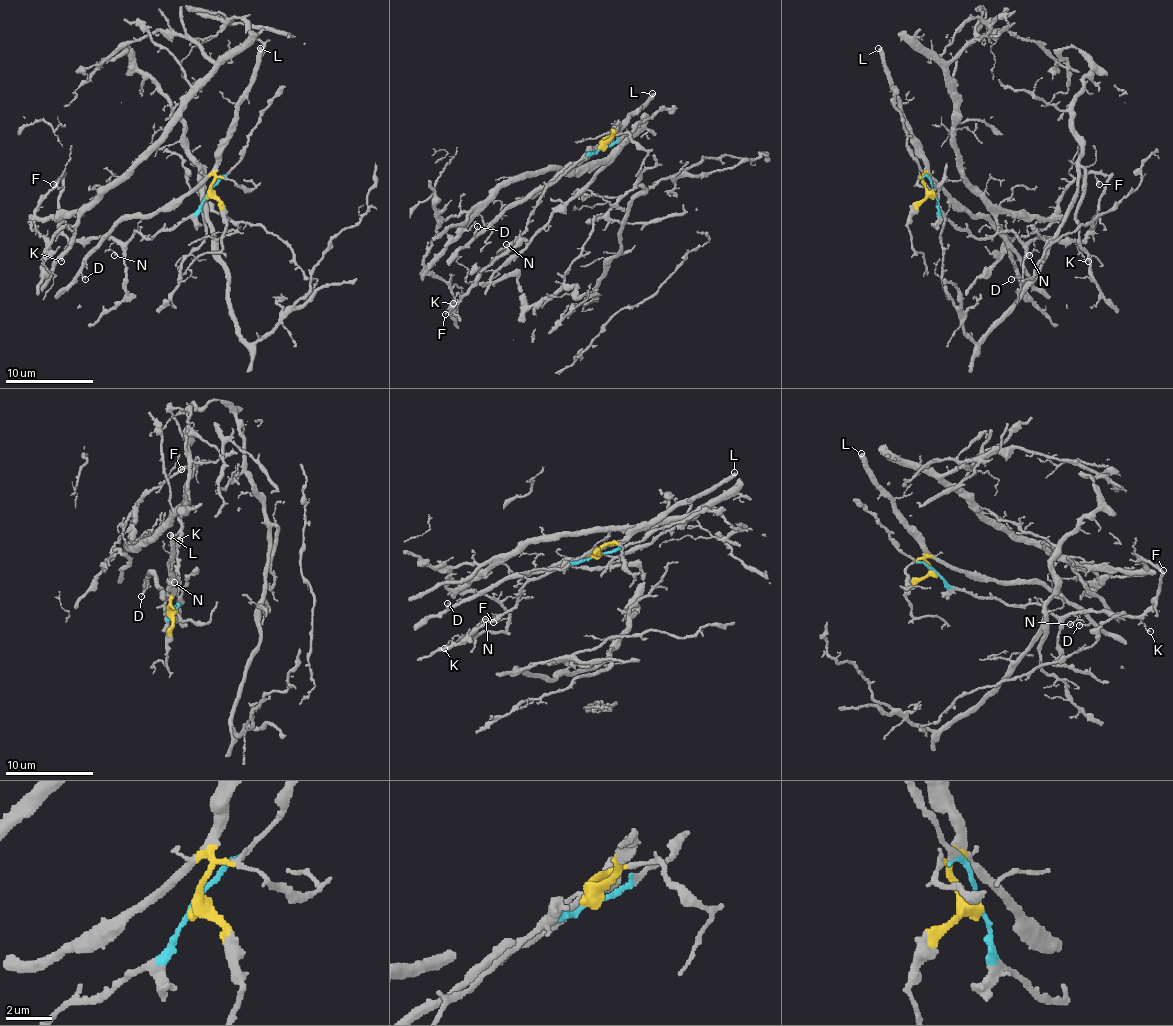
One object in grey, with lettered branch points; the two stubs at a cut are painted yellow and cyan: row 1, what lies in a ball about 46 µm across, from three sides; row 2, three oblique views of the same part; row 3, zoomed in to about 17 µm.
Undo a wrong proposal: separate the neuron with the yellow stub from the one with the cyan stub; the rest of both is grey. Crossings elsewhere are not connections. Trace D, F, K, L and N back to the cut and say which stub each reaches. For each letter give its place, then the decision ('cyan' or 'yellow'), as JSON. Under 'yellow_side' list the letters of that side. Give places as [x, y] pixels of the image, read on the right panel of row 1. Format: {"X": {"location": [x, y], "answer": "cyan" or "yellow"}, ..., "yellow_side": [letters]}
{"D": {"location": [1011, 279], "answer": "yellow"}, "F": {"location": [1099, 184], "answer": "cyan"}, "K": {"location": [1088, 261], "answer": "cyan"}, "L": {"location": [878, 48], "answer": "yellow"}, "N": {"location": [1029, 255], "answer": "cyan"}, "yellow_side": ["D", "L"]}

